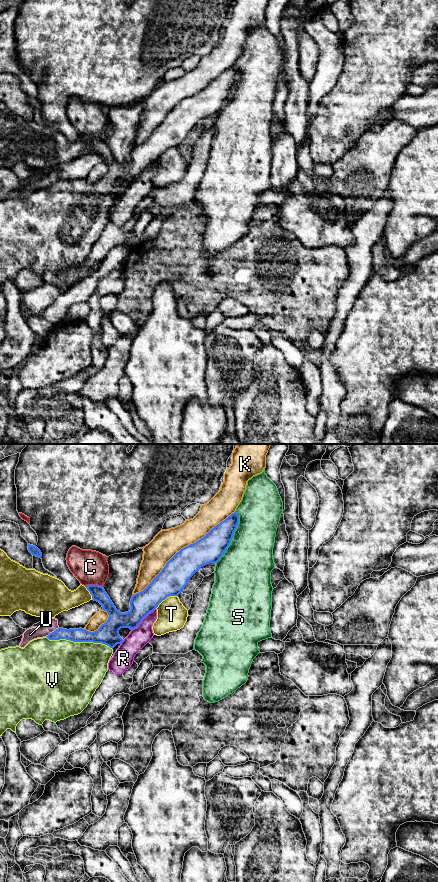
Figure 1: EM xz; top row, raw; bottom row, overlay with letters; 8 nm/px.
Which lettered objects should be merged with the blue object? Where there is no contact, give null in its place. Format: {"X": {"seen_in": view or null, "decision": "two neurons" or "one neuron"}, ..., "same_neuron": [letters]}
{"C": {"seen_in": "xz", "decision": "two neurons"}, "K": {"seen_in": "xz", "decision": "two neurons"}, "R": {"seen_in": "xz", "decision": "two neurons"}, "S": {"seen_in": "xz", "decision": "two neurons"}, "T": {"seen_in": "xz", "decision": "two neurons"}, "U": {"seen_in": "xz", "decision": "two neurons"}, "V": {"seen_in": "xz", "decision": "one neuron"}, "same_neuron": ["V"]}

